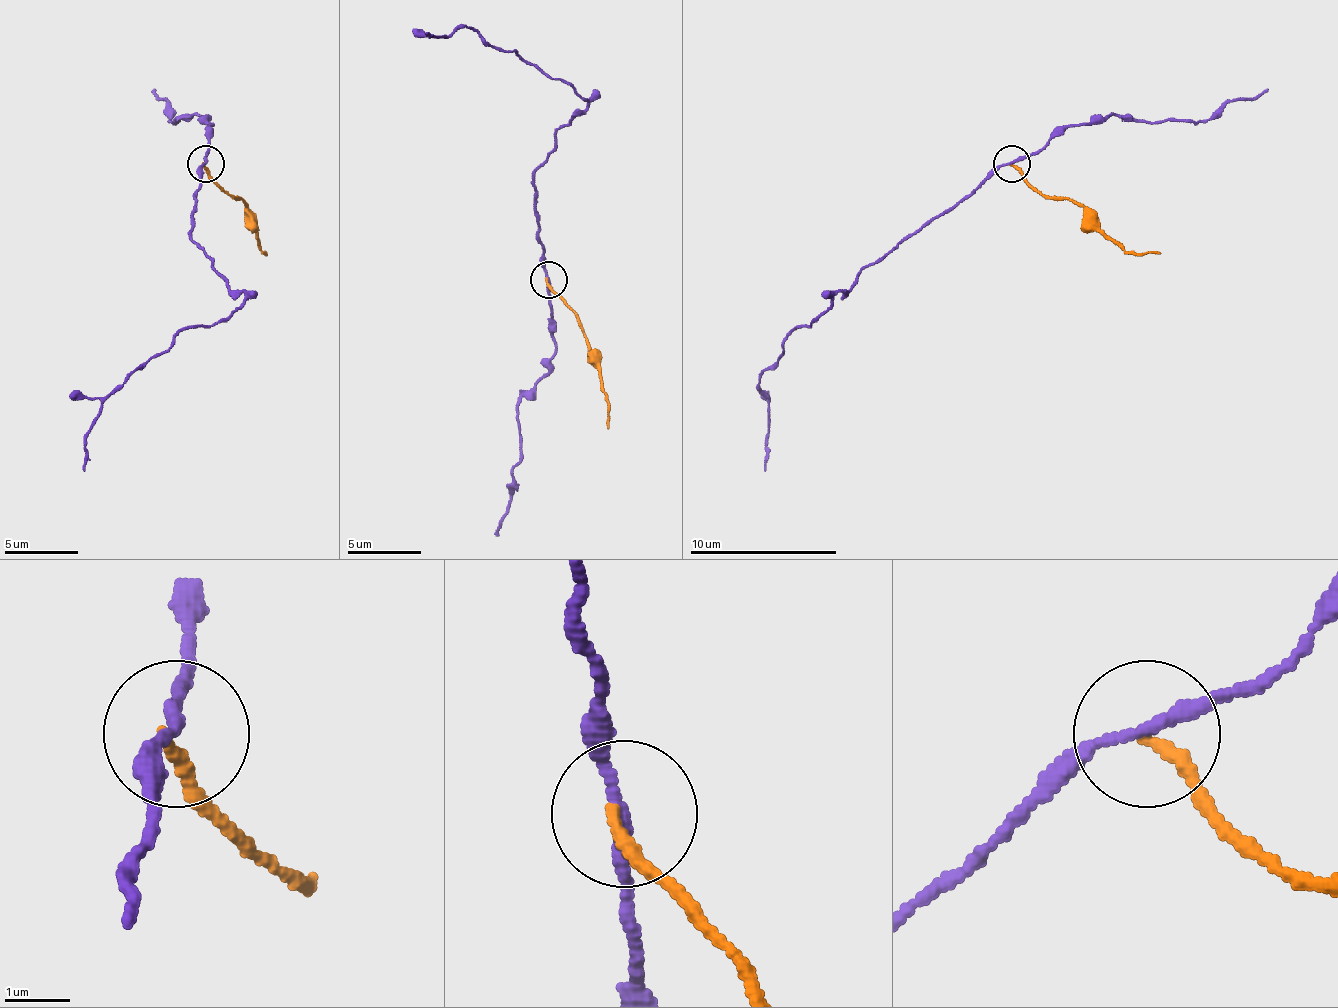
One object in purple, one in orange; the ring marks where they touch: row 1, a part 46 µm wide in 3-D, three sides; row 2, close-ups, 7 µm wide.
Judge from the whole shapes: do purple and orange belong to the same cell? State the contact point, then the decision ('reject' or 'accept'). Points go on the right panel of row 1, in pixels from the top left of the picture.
(1012, 163) | reject

